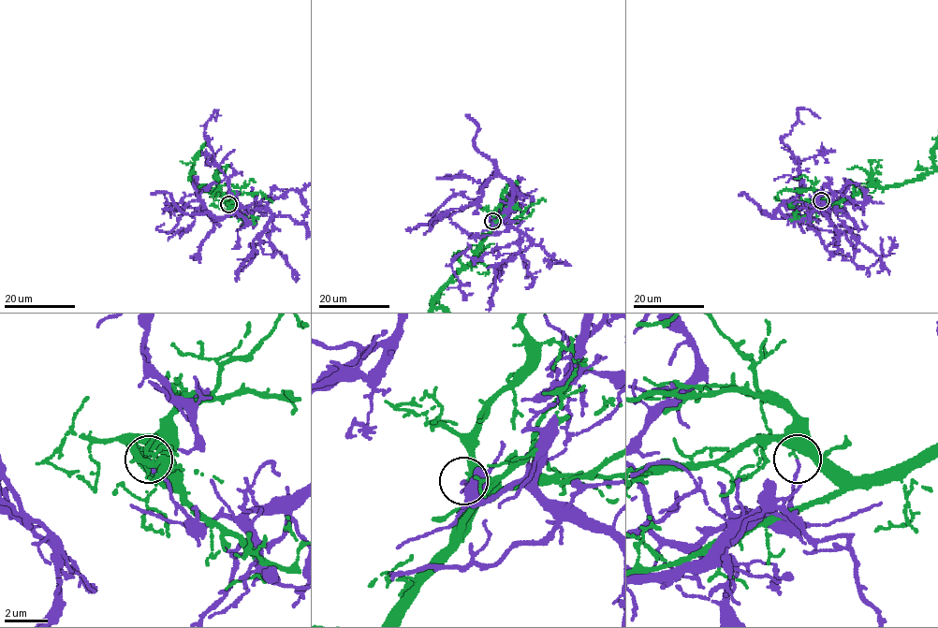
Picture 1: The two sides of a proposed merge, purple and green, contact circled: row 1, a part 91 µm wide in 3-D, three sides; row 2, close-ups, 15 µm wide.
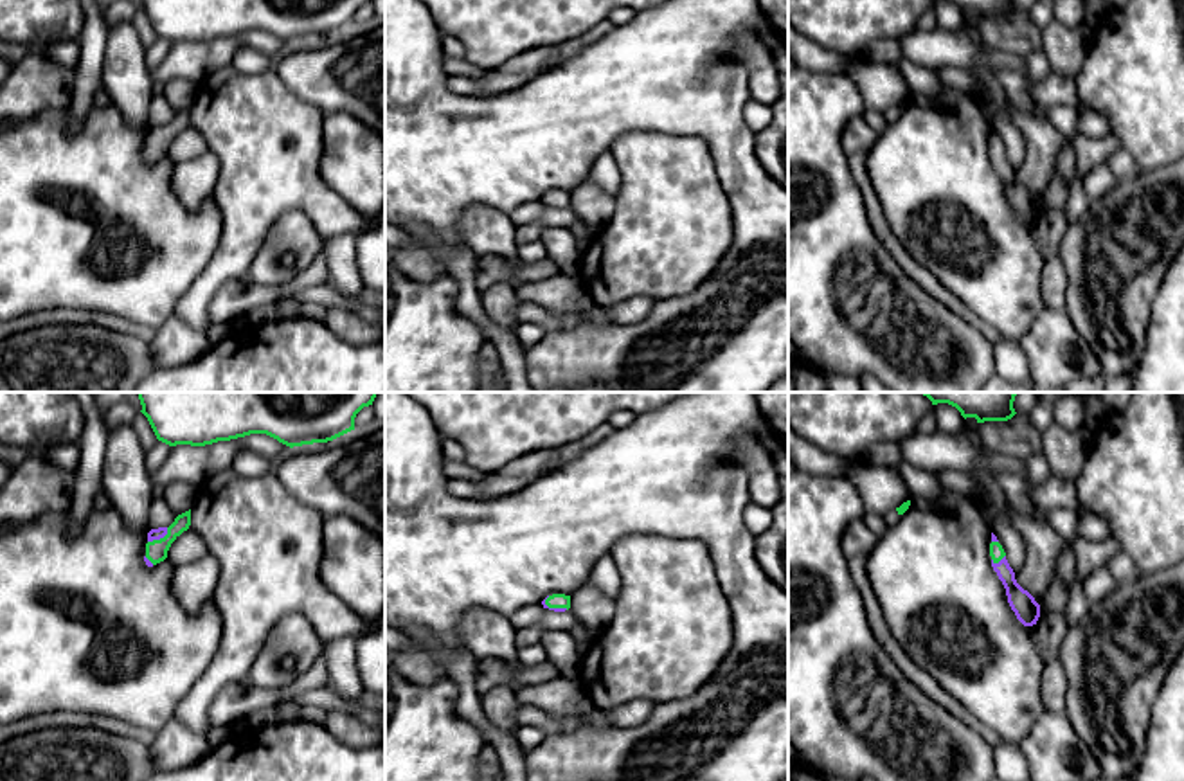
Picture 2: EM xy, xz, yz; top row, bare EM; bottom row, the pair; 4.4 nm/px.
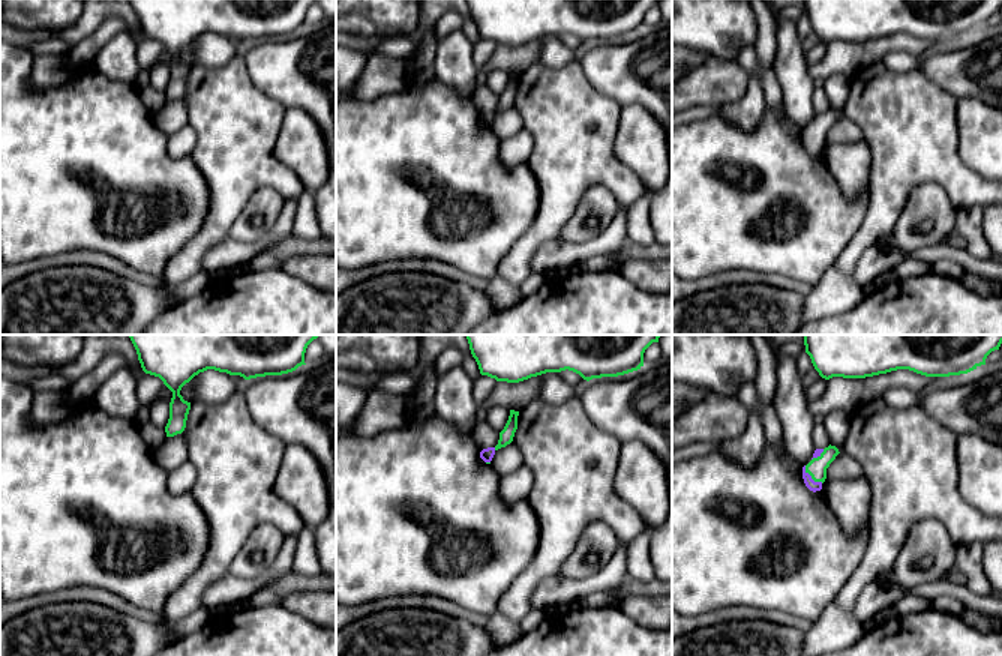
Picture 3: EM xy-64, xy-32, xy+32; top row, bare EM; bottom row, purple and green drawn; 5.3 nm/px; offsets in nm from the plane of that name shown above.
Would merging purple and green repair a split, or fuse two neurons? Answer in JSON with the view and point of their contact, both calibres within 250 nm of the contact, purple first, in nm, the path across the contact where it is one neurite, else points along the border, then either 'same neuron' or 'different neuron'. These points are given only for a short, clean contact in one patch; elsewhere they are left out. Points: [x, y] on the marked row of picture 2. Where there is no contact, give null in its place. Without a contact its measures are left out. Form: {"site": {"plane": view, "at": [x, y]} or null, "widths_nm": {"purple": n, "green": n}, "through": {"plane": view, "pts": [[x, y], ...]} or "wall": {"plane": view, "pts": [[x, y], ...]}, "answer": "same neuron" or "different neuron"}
{"site": {"plane": "xy", "at": [159, 538]}, "widths_nm": {"purple": 50, "green": 100}, "answer": "different neuron"}

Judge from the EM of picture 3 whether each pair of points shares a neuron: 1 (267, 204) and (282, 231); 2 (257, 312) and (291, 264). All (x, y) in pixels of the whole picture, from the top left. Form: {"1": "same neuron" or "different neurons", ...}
{"1": "different neurons", "2": "different neurons"}

